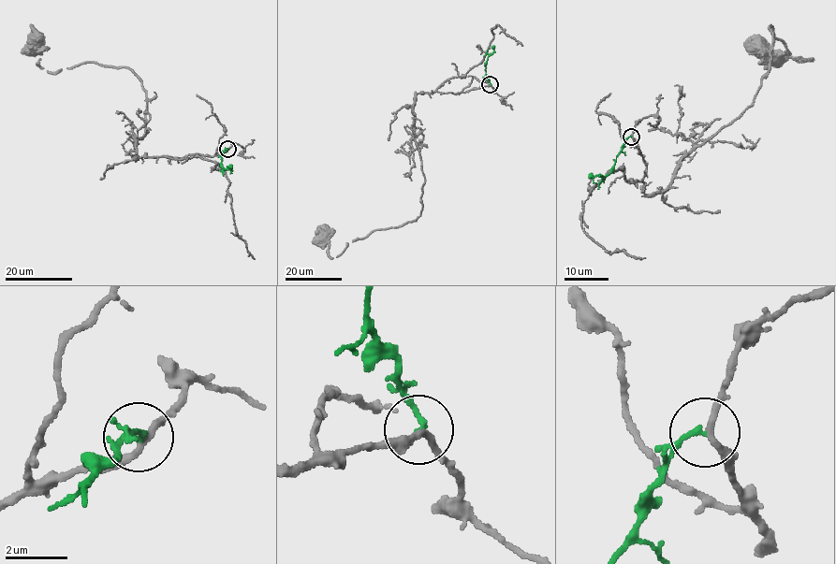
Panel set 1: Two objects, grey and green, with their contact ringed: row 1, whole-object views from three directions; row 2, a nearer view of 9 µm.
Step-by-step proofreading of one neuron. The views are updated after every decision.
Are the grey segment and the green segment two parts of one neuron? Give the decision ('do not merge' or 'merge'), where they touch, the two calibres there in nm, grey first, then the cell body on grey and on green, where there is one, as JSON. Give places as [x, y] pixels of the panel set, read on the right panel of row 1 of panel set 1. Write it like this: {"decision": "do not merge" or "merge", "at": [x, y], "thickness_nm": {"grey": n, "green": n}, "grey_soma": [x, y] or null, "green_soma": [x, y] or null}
{"decision": "do not merge", "at": [631, 137], "thickness_nm": {"grey": 200, "green": 160}, "grey_soma": [760, 49], "green_soma": null}

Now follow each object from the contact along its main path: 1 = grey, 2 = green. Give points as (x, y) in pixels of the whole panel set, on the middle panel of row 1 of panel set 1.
1: (491, 84), (466, 92), (416, 95), (413, 137), (425, 181), (417, 220), (373, 230), (332, 258), (322, 234)
2: (491, 84), (485, 74), (486, 64), (493, 48)

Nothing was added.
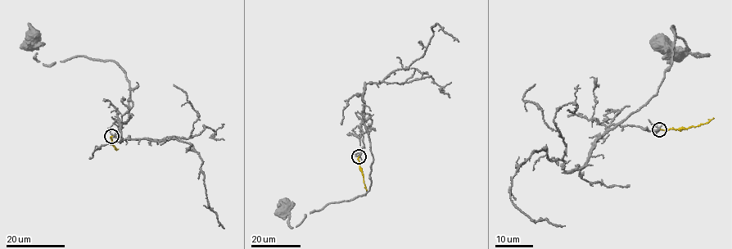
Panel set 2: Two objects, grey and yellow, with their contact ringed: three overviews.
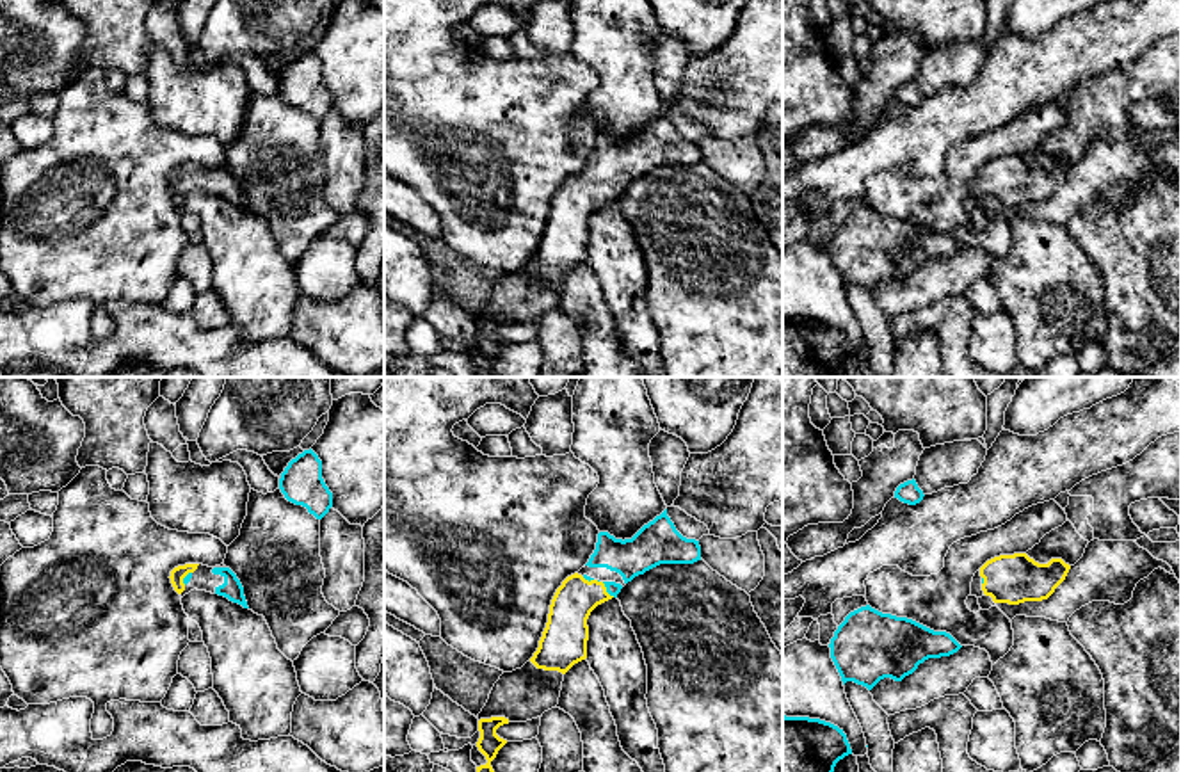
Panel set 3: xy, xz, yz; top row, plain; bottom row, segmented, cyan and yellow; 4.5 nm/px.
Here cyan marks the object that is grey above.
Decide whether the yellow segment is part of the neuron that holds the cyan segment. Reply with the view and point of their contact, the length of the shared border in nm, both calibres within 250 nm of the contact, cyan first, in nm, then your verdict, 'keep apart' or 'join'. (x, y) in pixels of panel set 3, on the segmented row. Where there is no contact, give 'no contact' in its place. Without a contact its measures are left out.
meets cyan in xz at (607, 591); contact 90 nm long; 60 nm thick on the cyan side, 190 nm on the other; join

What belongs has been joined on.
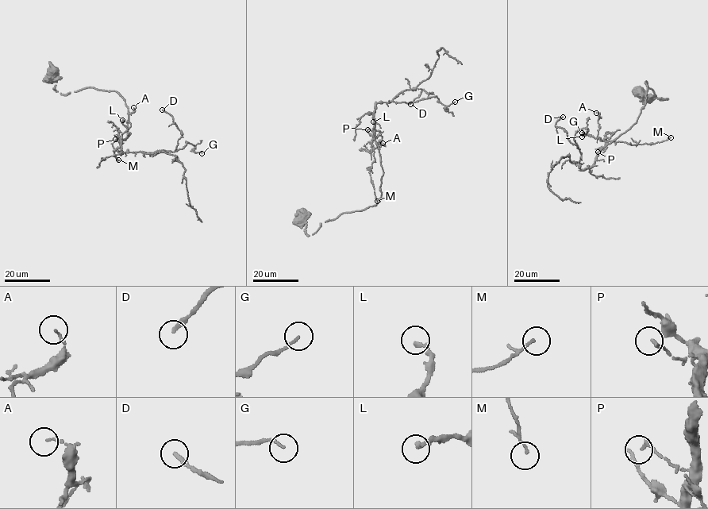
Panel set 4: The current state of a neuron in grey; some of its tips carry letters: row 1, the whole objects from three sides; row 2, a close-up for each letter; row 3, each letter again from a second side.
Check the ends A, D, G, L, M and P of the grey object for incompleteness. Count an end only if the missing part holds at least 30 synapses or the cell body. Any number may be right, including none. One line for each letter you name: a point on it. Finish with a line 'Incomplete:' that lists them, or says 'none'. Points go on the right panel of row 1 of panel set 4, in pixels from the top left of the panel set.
Incomplete: none

